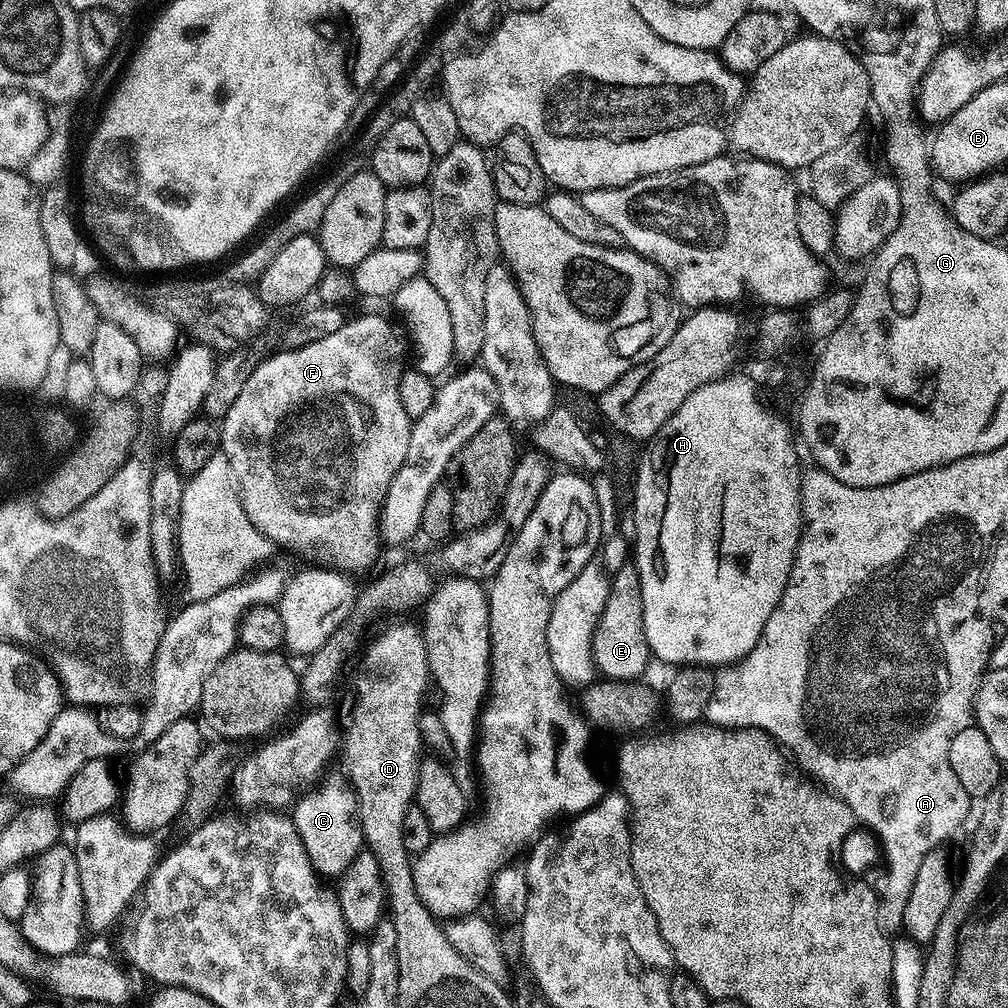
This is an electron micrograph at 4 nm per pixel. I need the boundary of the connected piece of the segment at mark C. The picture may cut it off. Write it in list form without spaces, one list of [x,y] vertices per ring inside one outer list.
[[[326,784],[315,787],[297,800],[291,809],[290,819],[312,864],[312,871],[320,878],[339,878],[365,847],[365,842],[356,810],[356,795],[351,787],[335,788]]]

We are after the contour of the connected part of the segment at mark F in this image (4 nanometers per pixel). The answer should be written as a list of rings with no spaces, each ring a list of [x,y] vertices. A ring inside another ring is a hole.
[[[360,316],[357,320],[349,319],[340,330],[334,331],[334,334],[329,334],[326,338],[319,338],[316,342],[310,342],[300,348],[285,347],[282,352],[273,351],[267,360],[256,367],[254,374],[246,378],[242,394],[238,394],[234,406],[230,406],[220,424],[220,446],[226,468],[236,481],[242,510],[246,510],[246,518],[250,518],[250,522],[254,522],[256,529],[267,540],[271,540],[273,545],[285,544],[288,548],[308,548],[311,544],[317,544],[318,547],[325,548],[332,555],[331,563],[349,574],[357,574],[356,572],[362,571],[363,568],[370,567],[380,556],[380,546],[376,542],[374,532],[378,530],[378,521],[382,516],[390,482],[394,474],[398,474],[398,470],[406,464],[406,450],[410,450],[412,420],[406,414],[406,410],[402,410],[402,401],[398,398],[398,382],[406,371],[406,340],[401,329],[397,328],[384,316]]]

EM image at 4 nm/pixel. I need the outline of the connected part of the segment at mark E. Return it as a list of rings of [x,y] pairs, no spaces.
[[[625,566],[611,573],[604,599],[604,609],[592,634],[591,663],[596,664],[601,677],[611,681],[635,681],[650,661],[644,633],[644,611],[640,594],[640,579],[635,567]]]

